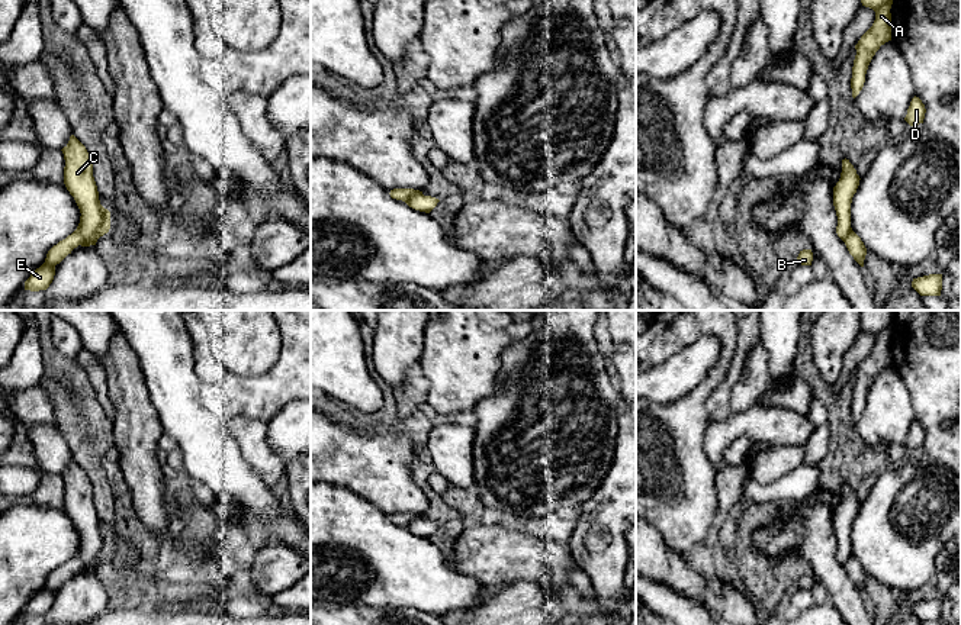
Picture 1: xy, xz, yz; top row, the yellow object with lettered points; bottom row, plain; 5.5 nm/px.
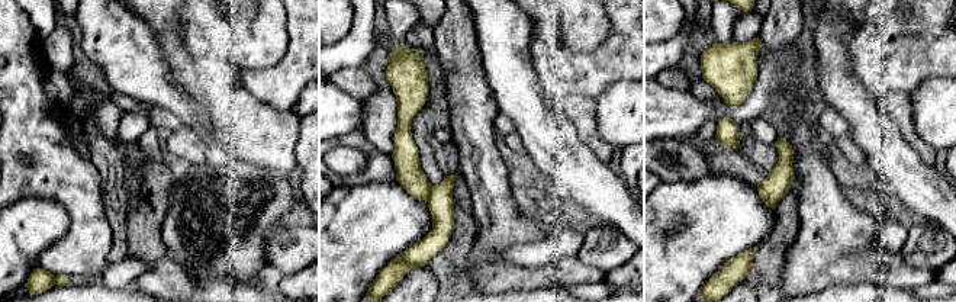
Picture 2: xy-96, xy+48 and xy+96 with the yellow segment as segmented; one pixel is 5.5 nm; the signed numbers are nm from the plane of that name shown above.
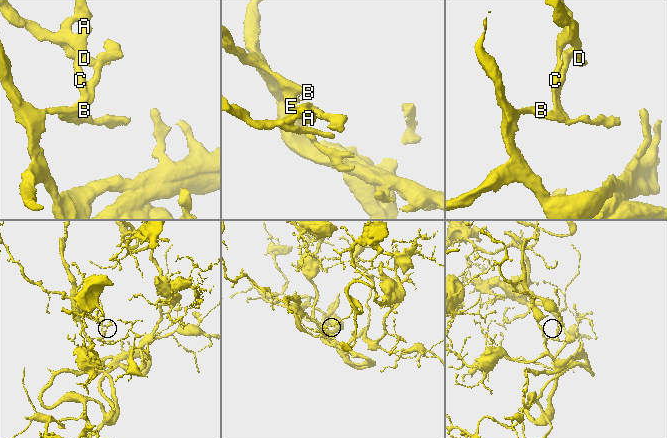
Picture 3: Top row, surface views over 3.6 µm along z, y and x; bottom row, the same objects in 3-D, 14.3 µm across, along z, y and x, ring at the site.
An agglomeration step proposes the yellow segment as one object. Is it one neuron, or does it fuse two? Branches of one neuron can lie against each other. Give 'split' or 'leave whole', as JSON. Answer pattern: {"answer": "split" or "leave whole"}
{"answer": "split"}

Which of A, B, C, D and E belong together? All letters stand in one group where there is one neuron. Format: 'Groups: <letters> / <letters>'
Groups: A C D / B E

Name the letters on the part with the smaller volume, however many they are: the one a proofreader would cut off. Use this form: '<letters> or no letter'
A, C, D

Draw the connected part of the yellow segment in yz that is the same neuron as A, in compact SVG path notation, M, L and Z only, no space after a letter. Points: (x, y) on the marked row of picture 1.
M861 0L862 6L875 12L872 26L855 45L856 55L852 67L851 88L855 99L864 87L868 65L881 45L891 41L891 4L893 0Z

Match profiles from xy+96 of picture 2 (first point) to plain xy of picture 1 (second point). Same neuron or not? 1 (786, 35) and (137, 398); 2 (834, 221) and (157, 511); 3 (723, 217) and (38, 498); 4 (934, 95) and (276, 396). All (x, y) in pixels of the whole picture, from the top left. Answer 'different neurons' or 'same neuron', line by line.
1: same neuron
2: same neuron
3: different neurons
4: different neurons

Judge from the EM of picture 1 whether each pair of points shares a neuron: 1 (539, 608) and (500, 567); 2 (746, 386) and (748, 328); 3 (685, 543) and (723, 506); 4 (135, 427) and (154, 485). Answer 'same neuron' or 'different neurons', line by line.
1: different neurons
2: different neurons
3: different neurons
4: same neuron

